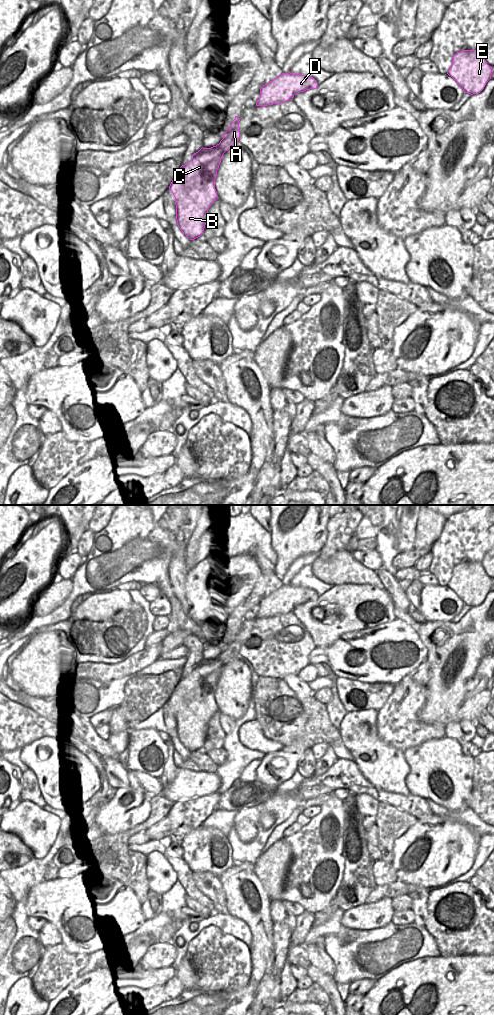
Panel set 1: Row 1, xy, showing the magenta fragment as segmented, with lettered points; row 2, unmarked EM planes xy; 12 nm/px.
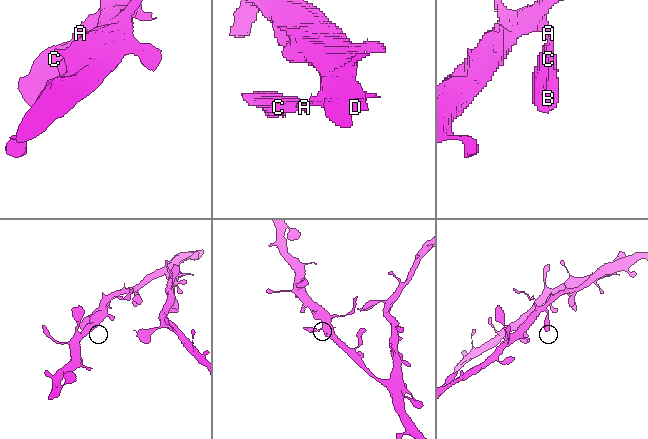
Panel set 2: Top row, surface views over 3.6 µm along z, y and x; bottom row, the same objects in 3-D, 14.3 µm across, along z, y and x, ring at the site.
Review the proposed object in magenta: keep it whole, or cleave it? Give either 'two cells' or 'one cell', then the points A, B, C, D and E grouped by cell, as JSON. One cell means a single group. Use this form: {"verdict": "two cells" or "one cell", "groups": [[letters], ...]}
{"verdict": "one cell", "groups": [["A", "B", "C", "D", "E"]]}

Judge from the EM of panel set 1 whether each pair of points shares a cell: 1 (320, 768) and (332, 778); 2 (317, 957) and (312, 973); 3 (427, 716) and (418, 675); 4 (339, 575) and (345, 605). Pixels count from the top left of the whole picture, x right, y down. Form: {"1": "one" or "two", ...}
{"1": "two", "2": "two", "3": "two", "4": "two"}

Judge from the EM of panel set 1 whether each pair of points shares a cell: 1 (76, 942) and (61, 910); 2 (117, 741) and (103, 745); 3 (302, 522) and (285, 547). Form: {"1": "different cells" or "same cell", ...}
{"1": "same cell", "2": "different cells", "3": "same cell"}

